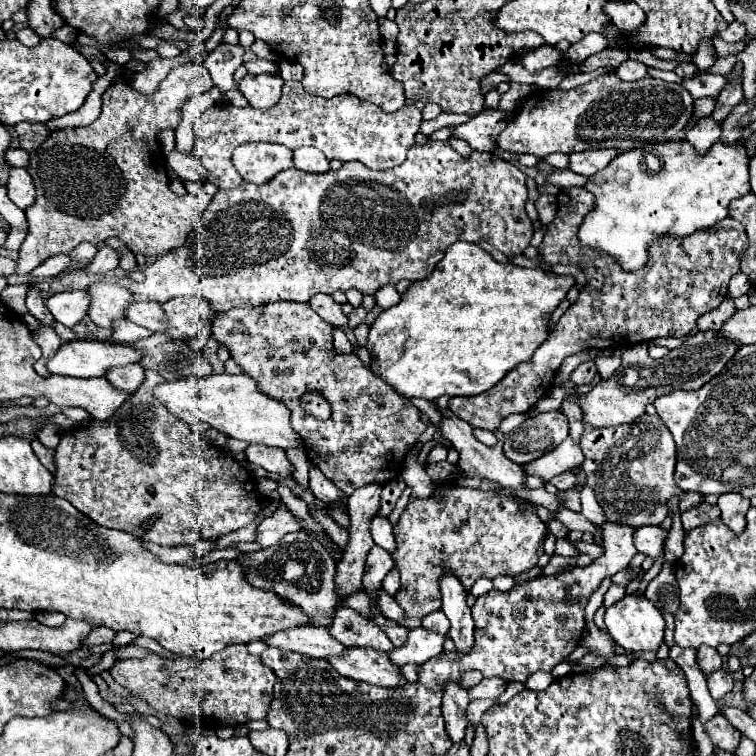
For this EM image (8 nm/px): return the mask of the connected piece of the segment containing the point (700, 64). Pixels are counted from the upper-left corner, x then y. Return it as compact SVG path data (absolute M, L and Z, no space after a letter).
M703 39L699 43L697 52L692 56L693 63L701 71L705 71L715 63L715 48L712 39Z

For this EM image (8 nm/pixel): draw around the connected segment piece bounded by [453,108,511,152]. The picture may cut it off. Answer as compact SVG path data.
M487 108L473 116L469 122L457 126L453 130L455 136L467 140L473 148L481 152L493 152L495 150L495 134L499 134L507 122L511 120L511 114L503 114L495 108Z

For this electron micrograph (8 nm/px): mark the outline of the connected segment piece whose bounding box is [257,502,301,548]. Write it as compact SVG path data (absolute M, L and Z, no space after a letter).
M279 502L275 512L259 522L259 526L257 526L257 544L261 548L273 546L287 532L297 532L297 530L301 530L299 520L291 514L291 510L283 502Z

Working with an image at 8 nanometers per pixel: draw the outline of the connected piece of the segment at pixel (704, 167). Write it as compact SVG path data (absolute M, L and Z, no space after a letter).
M671 140L657 146L645 146L641 150L621 152L615 160L609 162L607 168L587 178L585 188L595 196L595 208L585 214L579 226L579 242L587 248L613 256L623 270L635 272L647 264L649 248L657 238L683 238L695 230L709 228L715 222L723 220L727 216L729 202L751 190L749 160L741 142L735 142L731 146L715 142L715 146L705 156L699 156L687 140Z

